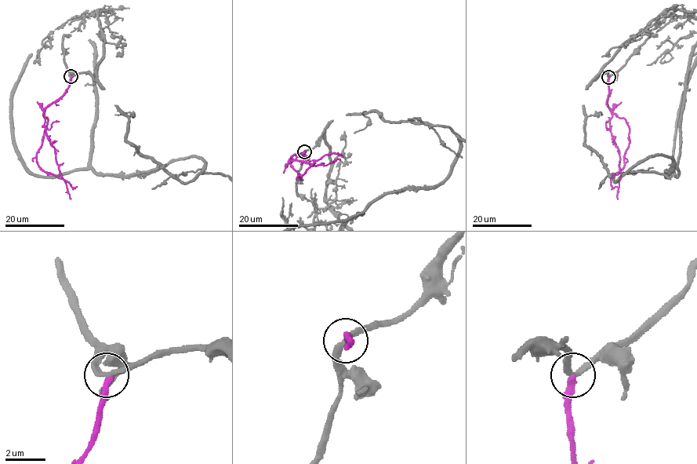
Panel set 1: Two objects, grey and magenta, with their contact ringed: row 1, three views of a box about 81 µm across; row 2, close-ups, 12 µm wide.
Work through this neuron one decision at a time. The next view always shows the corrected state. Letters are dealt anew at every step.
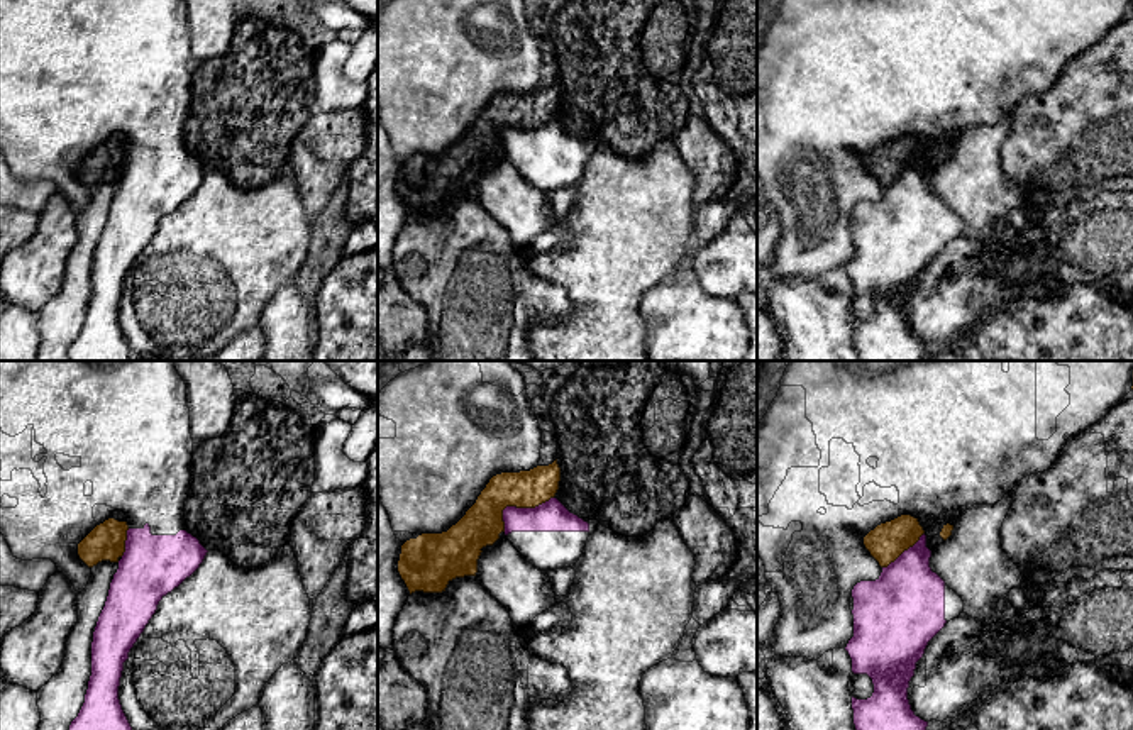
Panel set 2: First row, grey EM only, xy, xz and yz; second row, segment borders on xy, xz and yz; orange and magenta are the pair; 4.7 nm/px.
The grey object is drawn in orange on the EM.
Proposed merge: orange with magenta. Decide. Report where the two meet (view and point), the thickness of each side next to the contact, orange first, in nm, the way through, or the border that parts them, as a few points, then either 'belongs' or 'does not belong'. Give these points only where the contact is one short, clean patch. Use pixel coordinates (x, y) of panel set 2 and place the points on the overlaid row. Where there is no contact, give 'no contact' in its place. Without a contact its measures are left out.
contact xz (517, 507); calibres 190 and 150 nm; border xz (552, 497), (534, 507), (507, 507), (503, 510), (503, 530); does not belong

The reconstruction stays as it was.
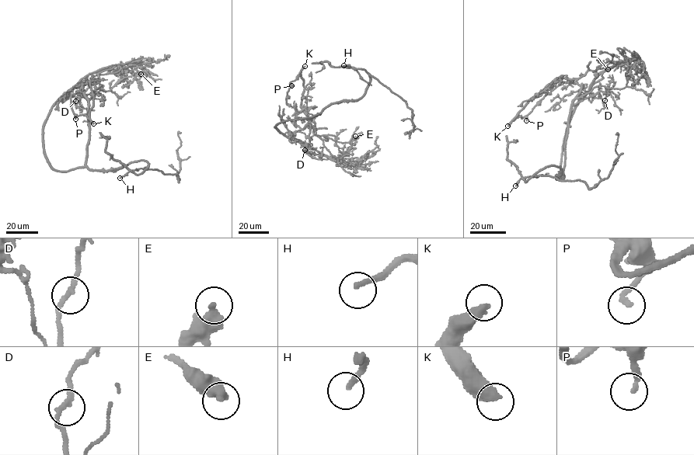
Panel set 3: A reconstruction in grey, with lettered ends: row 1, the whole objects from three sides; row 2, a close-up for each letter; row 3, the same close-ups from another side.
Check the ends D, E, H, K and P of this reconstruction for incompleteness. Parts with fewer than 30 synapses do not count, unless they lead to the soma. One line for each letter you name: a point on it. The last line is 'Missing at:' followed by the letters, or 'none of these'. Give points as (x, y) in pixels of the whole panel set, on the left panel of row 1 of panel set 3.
Missing at: none of these

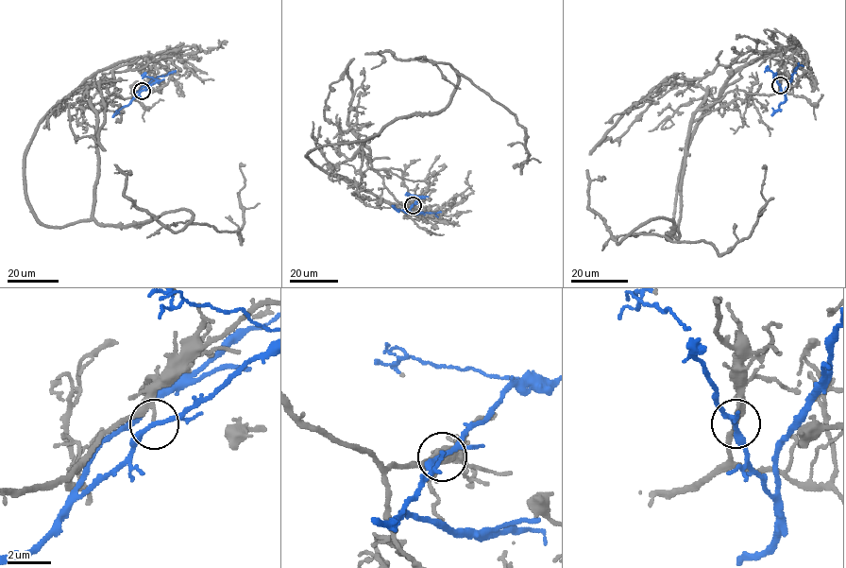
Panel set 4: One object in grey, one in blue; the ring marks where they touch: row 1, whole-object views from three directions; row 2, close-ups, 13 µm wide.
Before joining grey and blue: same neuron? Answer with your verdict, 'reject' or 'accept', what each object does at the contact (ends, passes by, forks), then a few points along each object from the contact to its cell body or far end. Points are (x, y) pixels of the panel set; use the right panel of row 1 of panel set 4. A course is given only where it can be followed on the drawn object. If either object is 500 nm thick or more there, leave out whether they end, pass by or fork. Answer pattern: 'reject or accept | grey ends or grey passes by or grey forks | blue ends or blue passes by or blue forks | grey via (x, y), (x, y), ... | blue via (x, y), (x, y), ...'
reject | grey passes by | blue passes by | grey via (779, 85), (697, 111), (678, 226), (633, 232), (722, 256), (766, 202), (763, 166) | blue via (779, 86), (785, 94), (799, 62)

